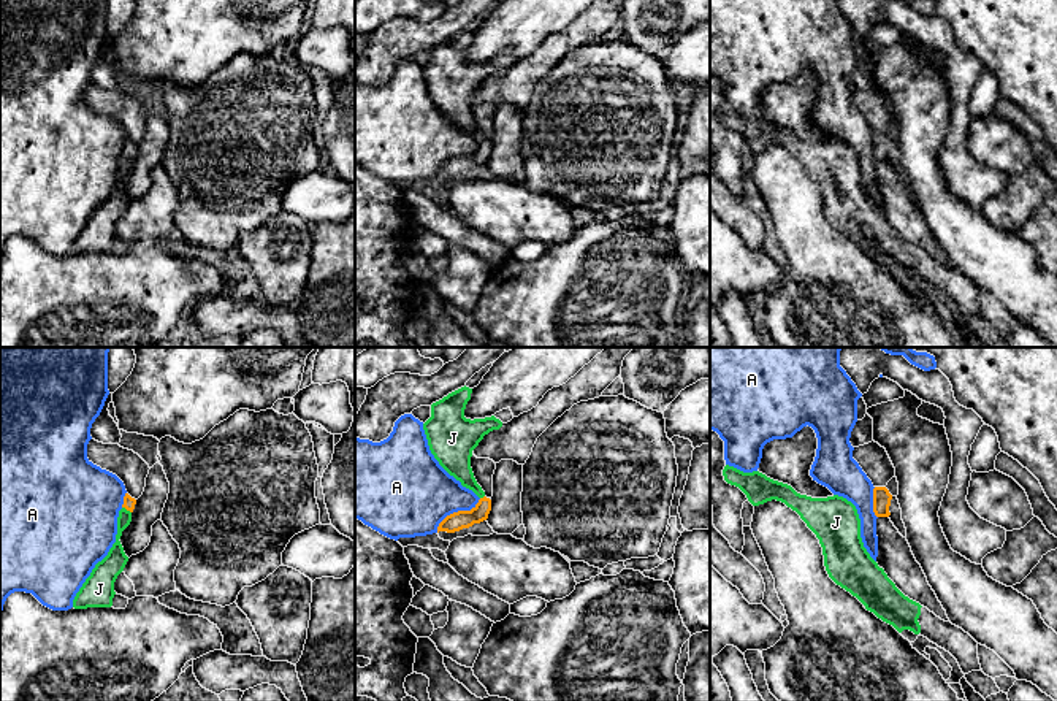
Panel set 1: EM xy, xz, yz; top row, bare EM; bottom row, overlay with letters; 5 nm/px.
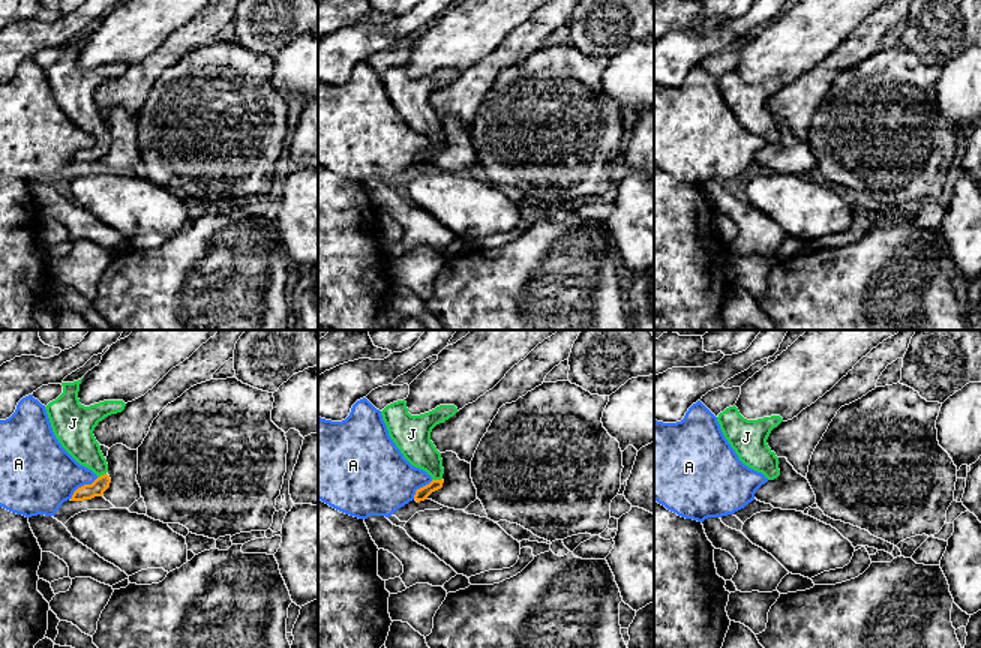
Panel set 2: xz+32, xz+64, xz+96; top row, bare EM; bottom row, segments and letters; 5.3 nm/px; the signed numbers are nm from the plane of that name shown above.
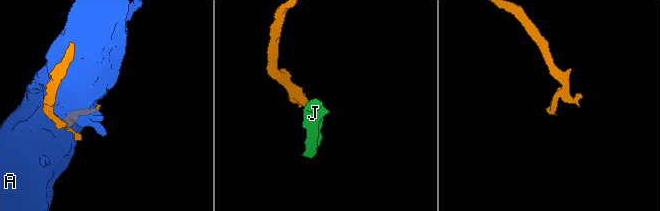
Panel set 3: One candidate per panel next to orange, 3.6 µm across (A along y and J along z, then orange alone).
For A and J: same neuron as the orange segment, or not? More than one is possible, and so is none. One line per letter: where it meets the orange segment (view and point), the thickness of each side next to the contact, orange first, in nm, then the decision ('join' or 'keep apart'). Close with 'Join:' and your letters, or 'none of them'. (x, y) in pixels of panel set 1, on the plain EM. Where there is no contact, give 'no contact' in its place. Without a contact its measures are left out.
A: meets orange in xz at (455, 157); 100 nm thick on the orange side, 420 nm on the other; keep apart
J: meets orange in xy at (127, 154); 60 nm thick on the orange side, 100 nm on the other; join
Join: J

